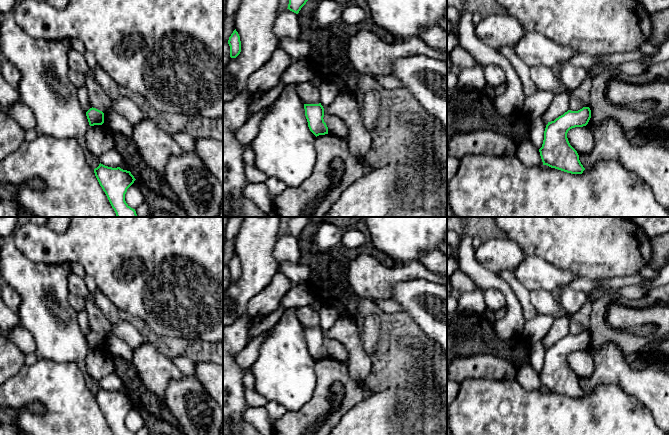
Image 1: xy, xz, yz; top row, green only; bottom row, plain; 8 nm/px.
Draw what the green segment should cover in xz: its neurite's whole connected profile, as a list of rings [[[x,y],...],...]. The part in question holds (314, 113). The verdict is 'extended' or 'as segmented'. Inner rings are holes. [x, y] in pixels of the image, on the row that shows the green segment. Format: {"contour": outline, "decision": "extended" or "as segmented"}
{"contour": [[[304,104],[305,116],[310,131],[317,137],[328,134],[328,127],[324,122],[324,108],[319,104]]], "decision": "as segmented"}

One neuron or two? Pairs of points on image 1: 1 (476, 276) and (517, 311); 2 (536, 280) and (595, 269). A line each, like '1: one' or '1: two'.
1: one
2: two

